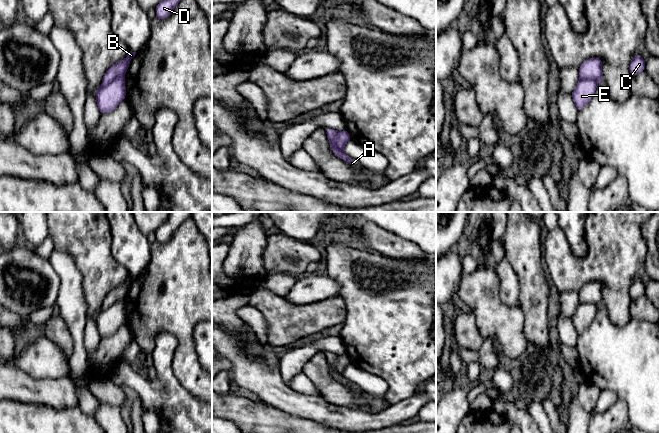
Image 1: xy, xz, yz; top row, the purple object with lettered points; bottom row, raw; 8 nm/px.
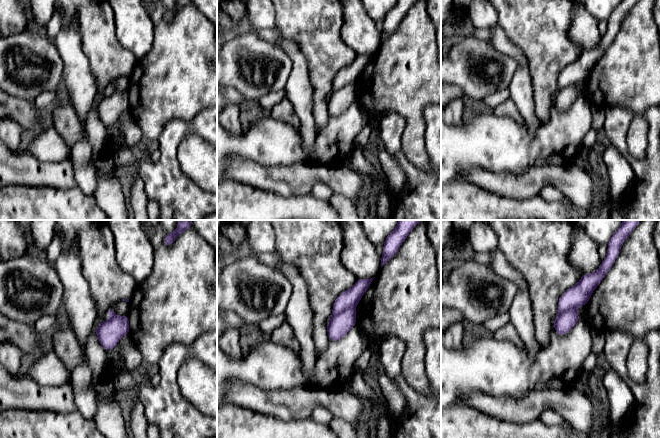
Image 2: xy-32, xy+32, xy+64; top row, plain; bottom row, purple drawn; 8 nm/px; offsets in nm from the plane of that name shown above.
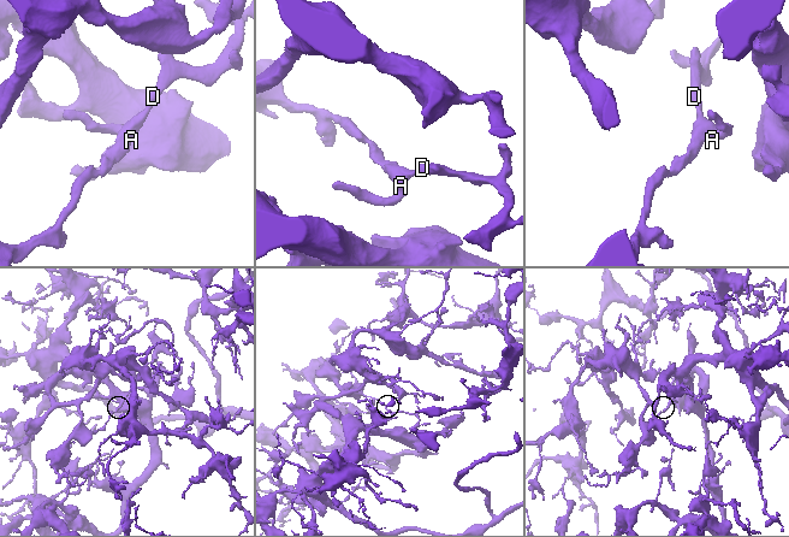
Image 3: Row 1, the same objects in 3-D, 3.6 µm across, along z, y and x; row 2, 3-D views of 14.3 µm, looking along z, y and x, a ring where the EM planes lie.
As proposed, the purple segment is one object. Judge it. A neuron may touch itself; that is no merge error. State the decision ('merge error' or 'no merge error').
merge error

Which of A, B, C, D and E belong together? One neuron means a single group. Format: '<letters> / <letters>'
A B C D / E

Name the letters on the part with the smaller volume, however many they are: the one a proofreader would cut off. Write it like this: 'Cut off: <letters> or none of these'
Cut off: A, B, C, D

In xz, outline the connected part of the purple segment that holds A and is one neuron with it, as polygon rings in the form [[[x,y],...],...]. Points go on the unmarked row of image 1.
[[[327,352],[326,354],[326,358],[327,358],[327,362],[331,368],[331,372],[333,374],[333,376],[339,380],[341,383],[343,383],[344,385],[348,386],[352,391],[356,391],[357,388],[356,386],[350,382],[349,380],[347,380],[344,376],[343,373],[339,372],[338,370],[335,369],[334,365],[337,359],[337,355],[331,353],[331,352]]]

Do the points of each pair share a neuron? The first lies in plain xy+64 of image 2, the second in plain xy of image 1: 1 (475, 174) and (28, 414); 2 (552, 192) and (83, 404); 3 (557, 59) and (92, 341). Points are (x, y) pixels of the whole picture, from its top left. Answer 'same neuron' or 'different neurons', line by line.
1: different neurons
2: same neuron
3: same neuron

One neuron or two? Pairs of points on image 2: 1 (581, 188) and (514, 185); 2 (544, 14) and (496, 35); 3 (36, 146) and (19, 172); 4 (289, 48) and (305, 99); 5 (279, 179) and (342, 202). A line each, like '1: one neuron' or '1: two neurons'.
1: one neuron
2: two neurons
3: two neurons
4: one neuron
5: two neurons

